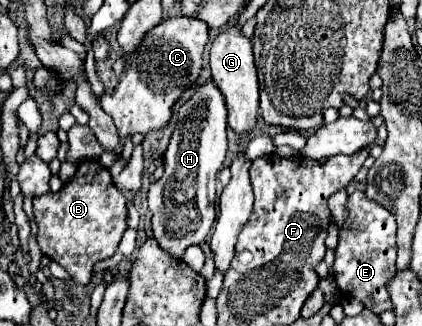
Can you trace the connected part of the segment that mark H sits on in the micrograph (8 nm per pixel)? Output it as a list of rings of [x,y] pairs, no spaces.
[[[211,77],[195,89],[191,95],[191,101],[185,101],[185,105],[179,107],[179,115],[175,121],[175,129],[169,141],[169,147],[163,155],[163,177],[151,185],[149,189],[149,211],[153,213],[151,229],[153,237],[157,239],[159,247],[165,249],[173,257],[183,257],[183,251],[189,245],[203,243],[215,223],[215,185],[217,175],[223,169],[225,153],[227,153],[227,109],[225,109],[225,97],[221,97],[221,91],[217,91],[217,85],[213,85]]]

